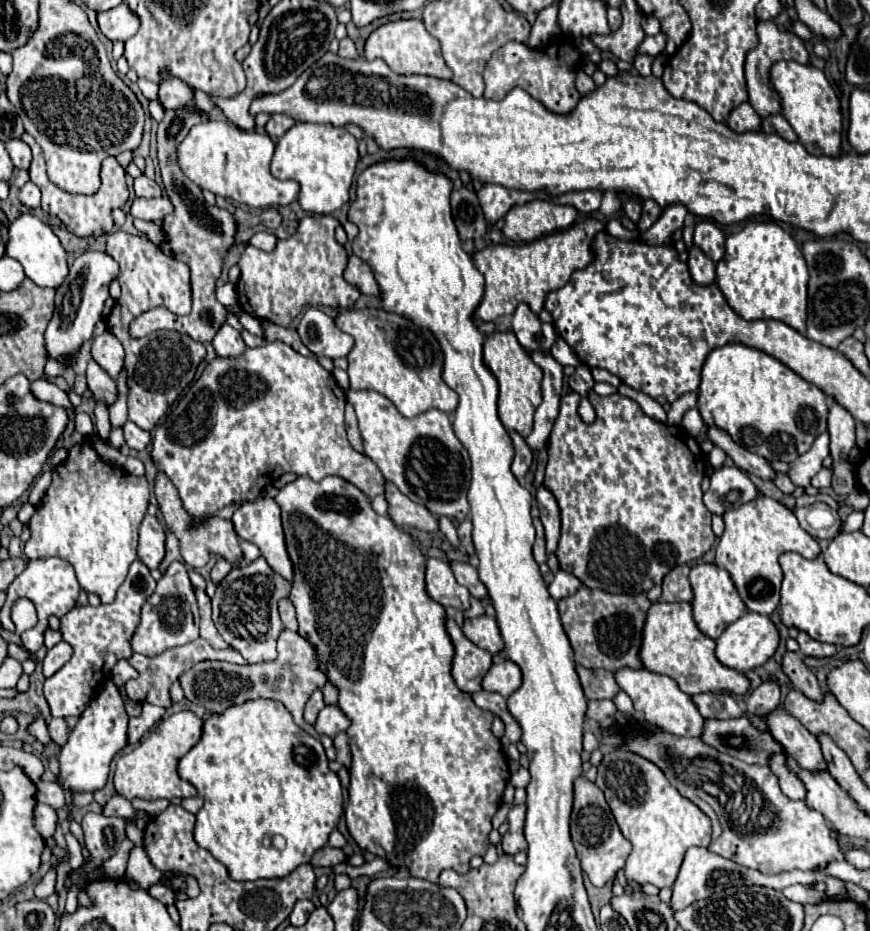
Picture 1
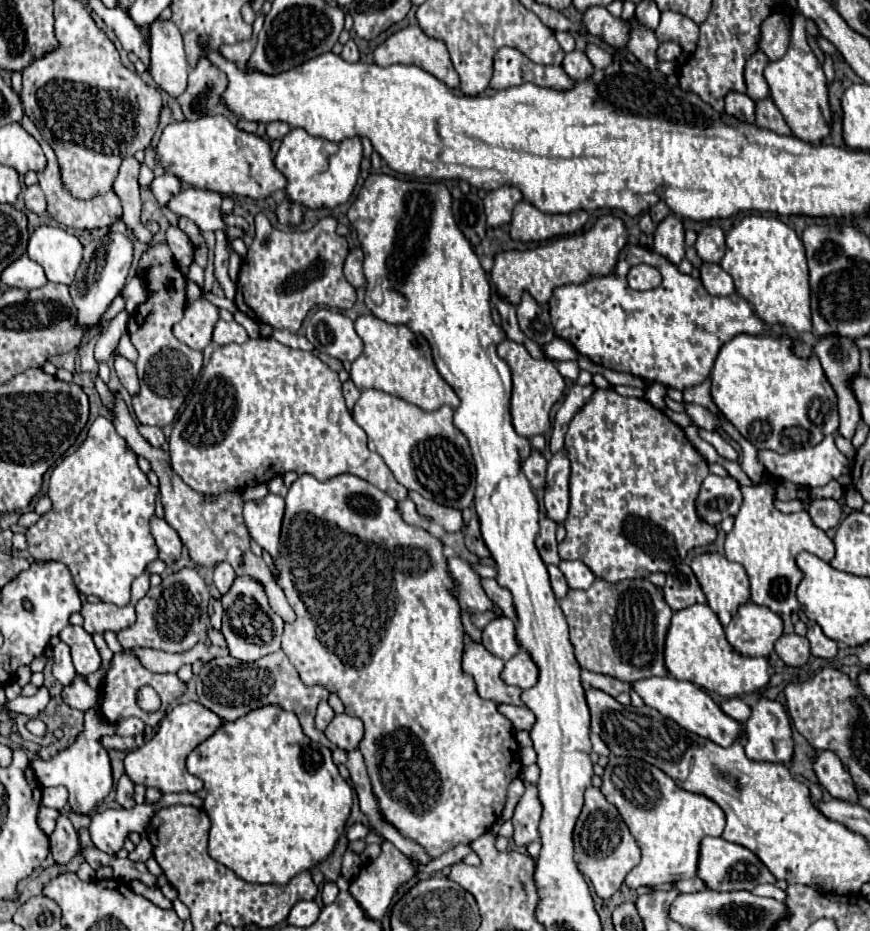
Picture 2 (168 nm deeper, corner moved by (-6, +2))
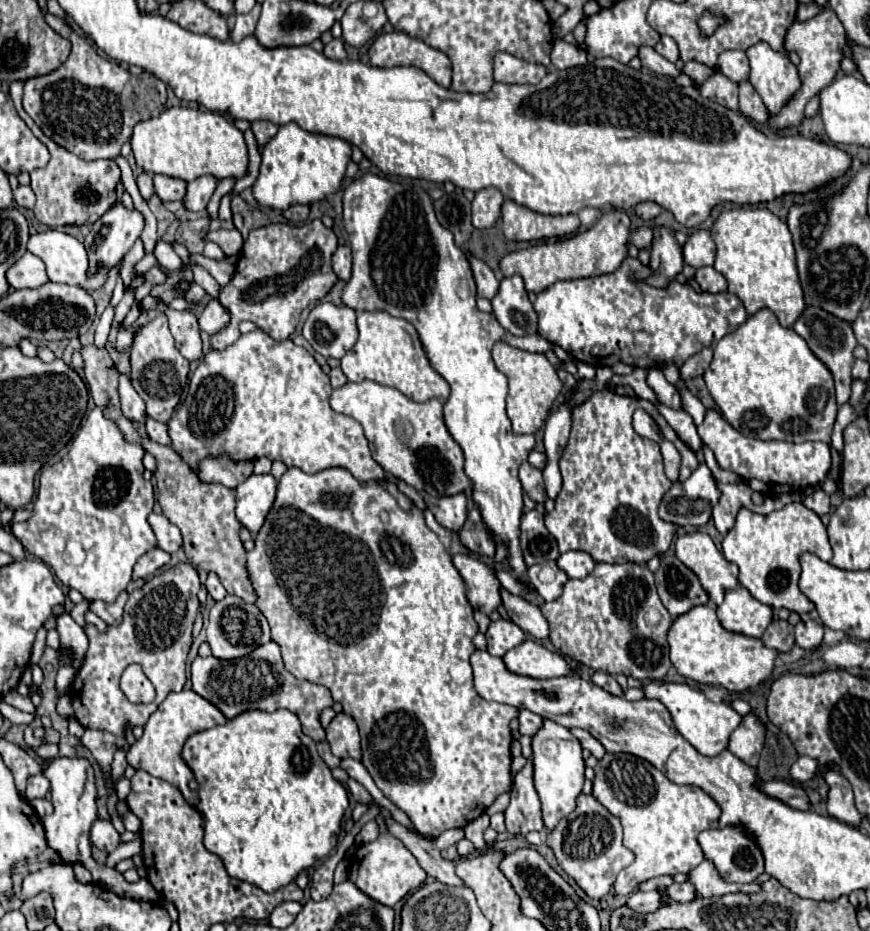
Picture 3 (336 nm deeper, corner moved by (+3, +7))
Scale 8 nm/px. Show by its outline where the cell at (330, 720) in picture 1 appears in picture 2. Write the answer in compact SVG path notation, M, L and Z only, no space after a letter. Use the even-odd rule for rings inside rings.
M334 715L334 719L330 721L330 725L326 727L326 737L338 745L344 751L350 751L354 747L358 747L362 735L364 735L364 725L358 717L352 715Z

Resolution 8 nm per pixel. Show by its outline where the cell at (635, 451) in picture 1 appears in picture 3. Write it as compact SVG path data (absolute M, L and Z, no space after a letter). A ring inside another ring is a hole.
M603 390L603 392L593 394L589 402L583 402L581 406L577 406L577 410L573 410L573 430L563 450L567 452L567 462L561 464L559 460L559 470L563 474L563 488L559 496L555 498L555 508L545 514L545 526L555 536L561 552L585 550L593 556L595 562L619 562L619 564L621 562L647 562L653 556L667 552L677 526L669 522L661 522L661 518L657 518L657 506L665 490L669 490L671 480L663 472L659 444L639 436L633 430L631 418L637 408L643 408L657 422L661 434L671 436L671 442L681 452L681 458L683 458L681 474L679 474L681 482L685 482L689 474L699 466L695 452L675 434L673 428L667 426L665 418L655 410L651 402L641 400L641 398L619 396L613 390Z

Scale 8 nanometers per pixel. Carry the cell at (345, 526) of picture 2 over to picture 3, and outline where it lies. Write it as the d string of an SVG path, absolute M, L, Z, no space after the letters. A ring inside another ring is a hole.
M287 468L277 486L277 498L269 510L265 524L255 536L255 548L247 552L247 572L257 596L255 606L267 618L271 626L271 638L281 646L285 668L297 678L329 688L335 702L343 704L343 712L349 714L361 734L363 766L373 776L375 784L383 794L395 802L415 824L415 828L425 836L439 836L449 828L463 828L469 820L481 816L489 804L503 792L509 792L513 786L511 774L511 728L509 722L519 716L515 706L487 702L473 688L473 672L469 658L475 652L473 636L479 632L479 626L473 618L473 608L467 600L467 588L453 566L451 554L443 548L437 534L431 532L425 524L423 510L419 510L405 494L399 492L395 484L379 484L377 480L359 482L347 468L325 468L317 474L305 474L299 468Z

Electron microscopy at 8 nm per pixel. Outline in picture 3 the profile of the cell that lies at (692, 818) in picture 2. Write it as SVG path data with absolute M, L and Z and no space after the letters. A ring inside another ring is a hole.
M605 754L595 766L593 796L613 816L621 820L623 844L635 854L635 862L621 870L615 880L615 892L631 894L641 882L657 876L673 876L677 872L691 872L705 856L697 842L697 834L717 828L721 808L709 794L697 786L679 786L665 778L653 764L633 754Z

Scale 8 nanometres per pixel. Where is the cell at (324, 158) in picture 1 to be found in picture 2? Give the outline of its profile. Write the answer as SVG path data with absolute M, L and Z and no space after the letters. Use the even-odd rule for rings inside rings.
M292 129L274 157L276 169L286 175L286 193L292 201L308 209L334 209L346 203L356 187L362 161L362 141L358 137L332 143L320 137L308 135L304 129Z

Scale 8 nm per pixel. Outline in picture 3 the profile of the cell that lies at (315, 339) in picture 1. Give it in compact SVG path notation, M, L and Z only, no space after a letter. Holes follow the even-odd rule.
M319 302L303 324L303 336L315 352L341 358L357 342L357 312L347 306Z

